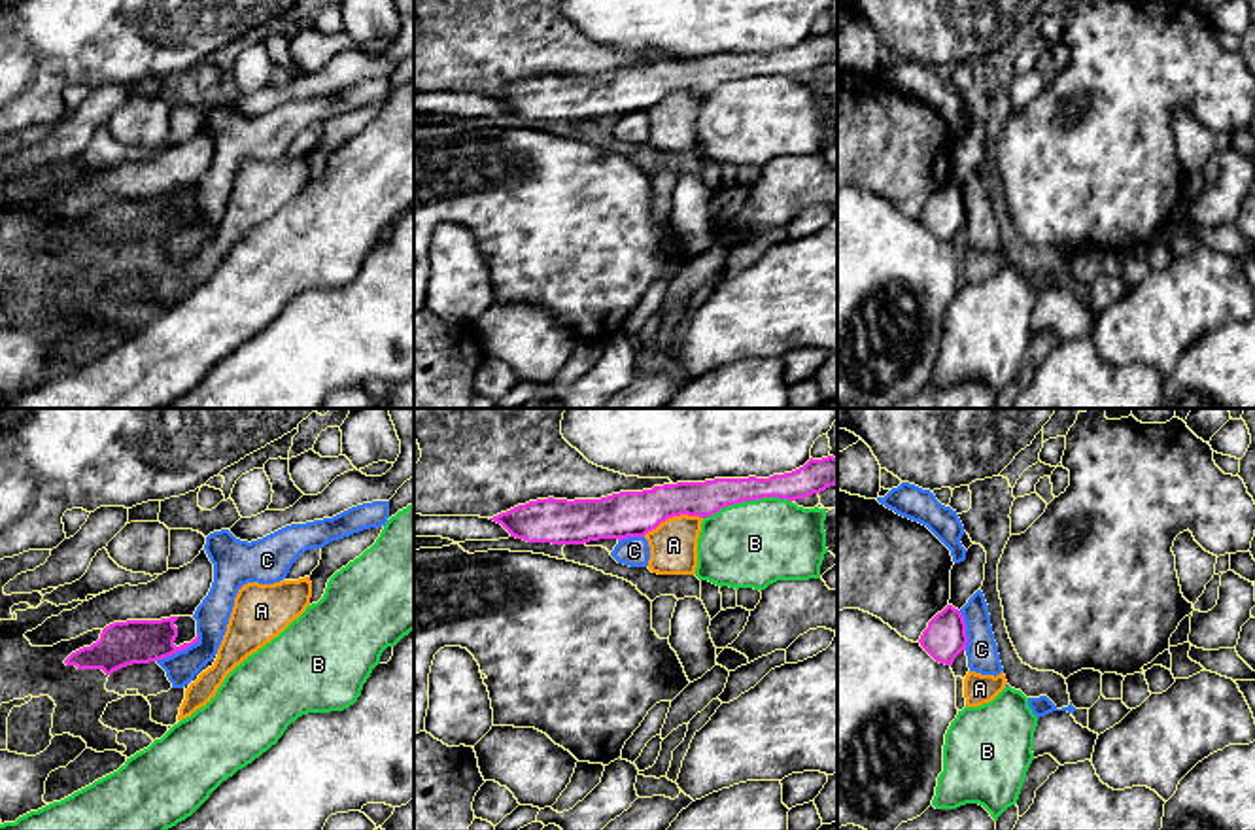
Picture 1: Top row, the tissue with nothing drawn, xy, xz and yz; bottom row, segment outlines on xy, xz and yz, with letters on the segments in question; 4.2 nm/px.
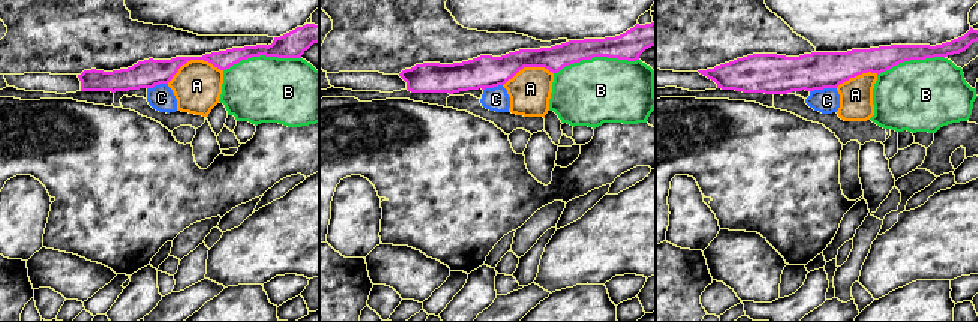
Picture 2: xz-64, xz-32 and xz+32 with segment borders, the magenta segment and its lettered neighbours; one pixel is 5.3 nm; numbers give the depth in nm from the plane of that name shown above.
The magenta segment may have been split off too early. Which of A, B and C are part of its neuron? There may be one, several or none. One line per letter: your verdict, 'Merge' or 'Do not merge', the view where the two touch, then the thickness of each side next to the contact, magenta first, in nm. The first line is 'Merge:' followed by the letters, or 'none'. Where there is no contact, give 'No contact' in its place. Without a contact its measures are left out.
Merge: none
A: Do not merge. Touches magenta in xz. Thickness 190 nm (magenta) against 200 nm
B: Do not merge. Touches magenta in xz. Thickness 150 nm (magenta) against 360 nm
C: Do not merge. Touches magenta in xy. Thickness 190 nm (magenta) against 150 nm

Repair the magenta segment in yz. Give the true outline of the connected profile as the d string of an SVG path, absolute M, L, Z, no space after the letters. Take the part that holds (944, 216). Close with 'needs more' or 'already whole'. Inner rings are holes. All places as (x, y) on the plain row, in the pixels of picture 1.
M947 182L928 199L919 219L936 238L953 242L954 234L966 227L968 221L962 189Z | already whole

